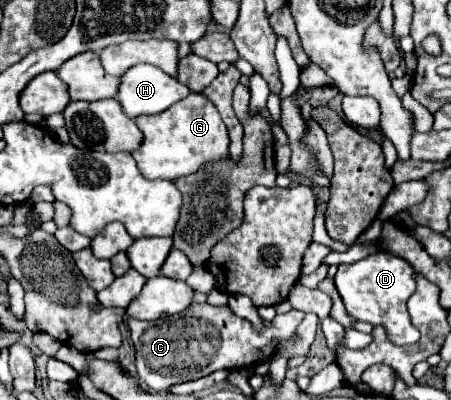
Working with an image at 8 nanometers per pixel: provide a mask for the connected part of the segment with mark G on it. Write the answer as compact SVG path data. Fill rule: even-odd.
M189 93L179 105L167 109L167 113L137 117L135 123L143 133L143 143L135 153L137 167L147 179L177 179L197 171L207 161L217 161L229 153L227 129L219 111L201 93Z

